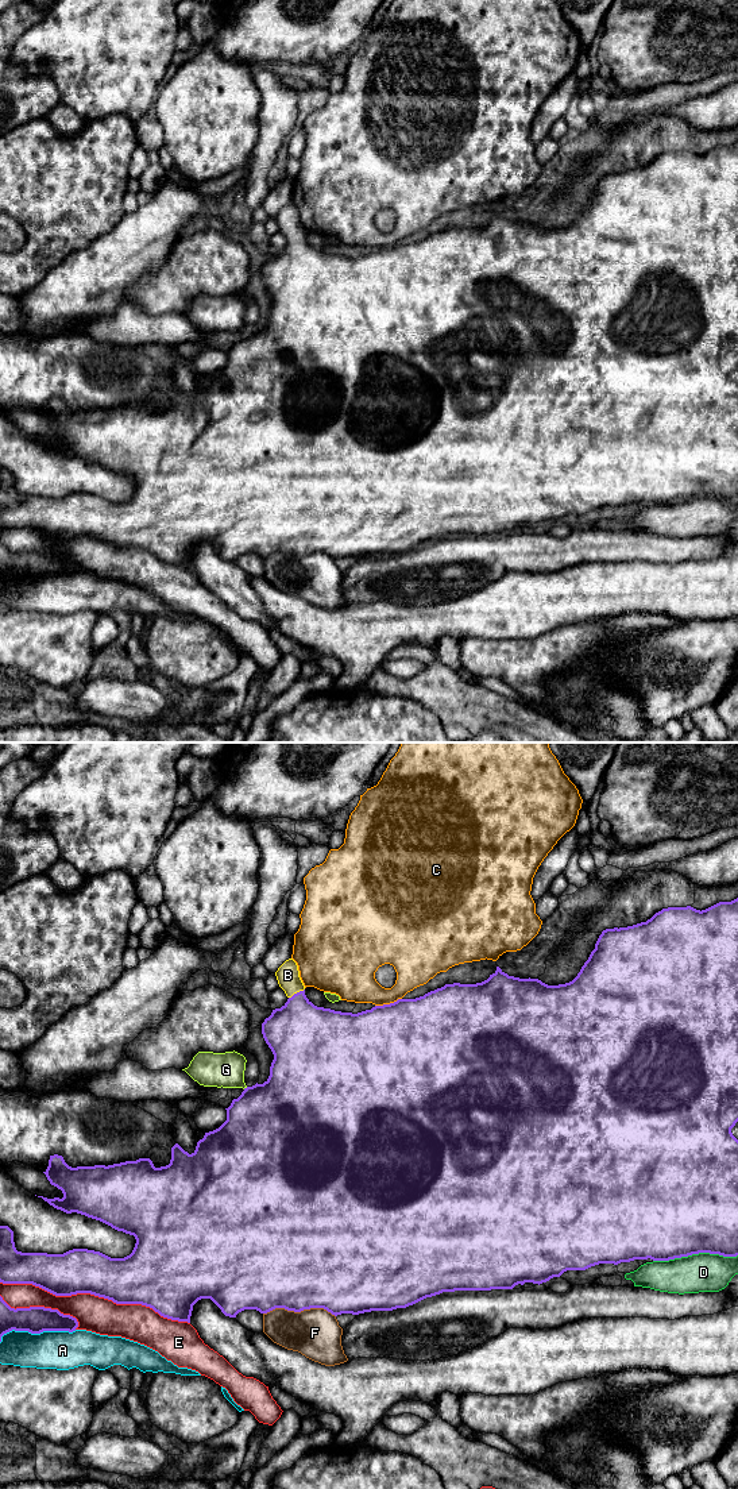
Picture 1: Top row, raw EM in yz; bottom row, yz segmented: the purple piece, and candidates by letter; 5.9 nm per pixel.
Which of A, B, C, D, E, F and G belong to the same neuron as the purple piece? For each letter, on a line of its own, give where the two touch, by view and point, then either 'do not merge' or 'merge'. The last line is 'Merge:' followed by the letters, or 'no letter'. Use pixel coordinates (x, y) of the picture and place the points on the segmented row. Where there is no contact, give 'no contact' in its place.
A: yz (35, 1333) | do not merge
B: yz (297, 992) | merge
C: yz (387, 1005) | do not merge
D: yz (695, 1253) | do not merge
E: yz (95, 1295) | do not merge
F: yz (300, 1311) | do not merge
G: yz (244, 1088) | do not merge
Merge: B

